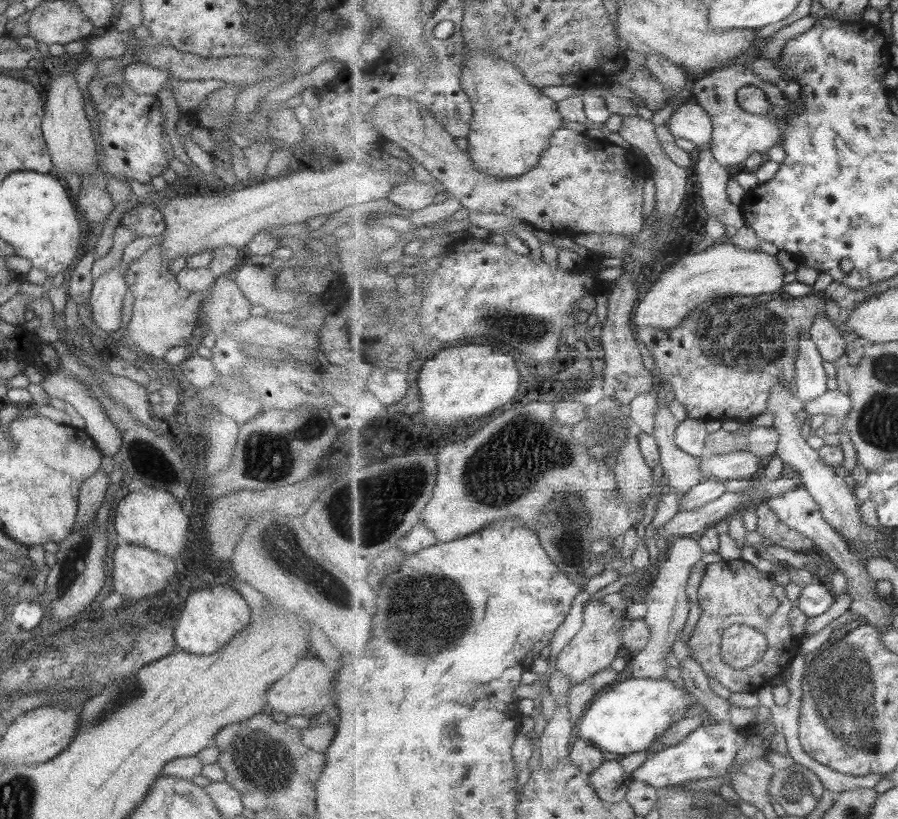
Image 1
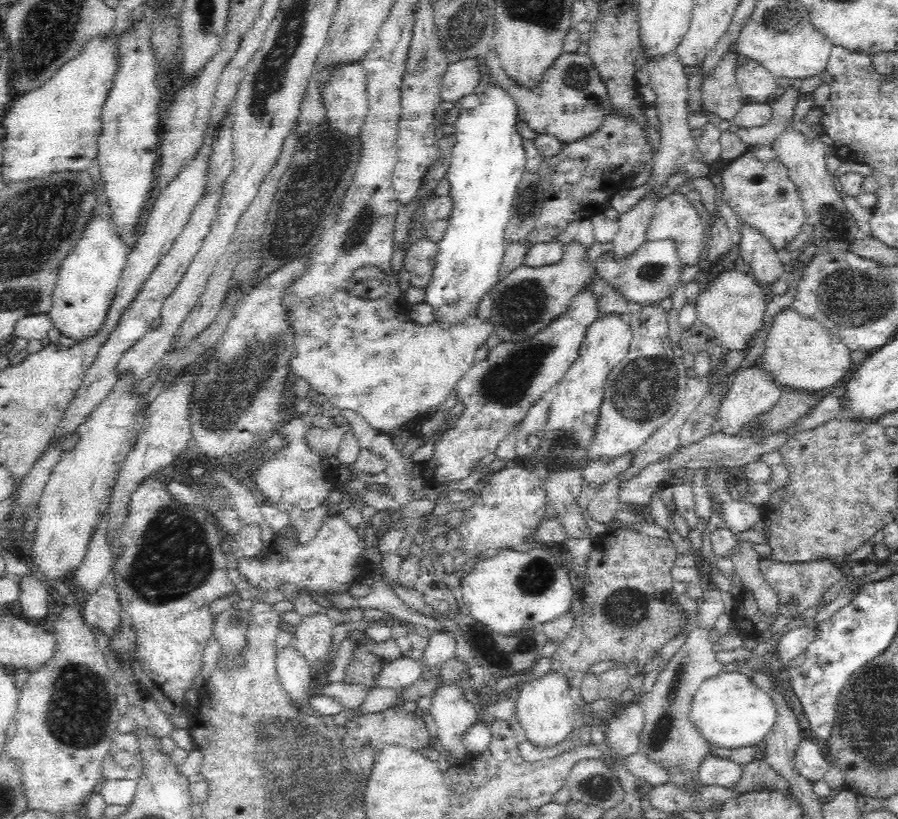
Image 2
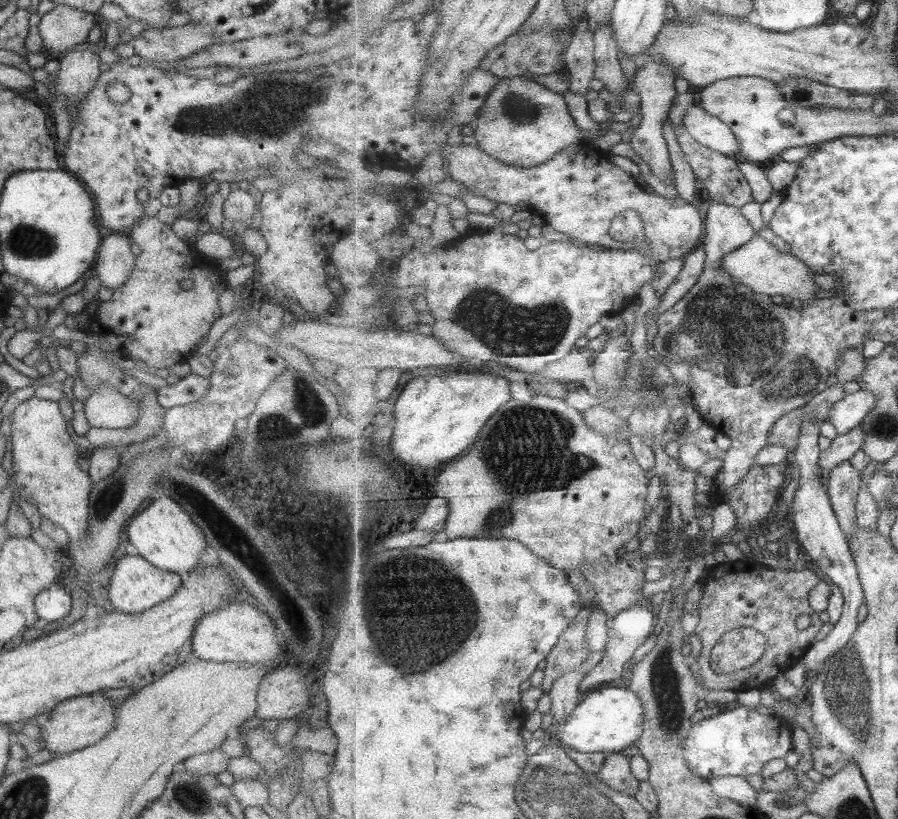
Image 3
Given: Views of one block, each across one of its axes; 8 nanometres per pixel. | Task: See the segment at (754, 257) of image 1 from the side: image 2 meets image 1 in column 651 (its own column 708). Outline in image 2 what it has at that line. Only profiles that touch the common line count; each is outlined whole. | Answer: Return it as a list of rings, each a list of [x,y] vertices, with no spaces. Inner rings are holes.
[[[733,269],[720,274],[708,289],[701,292],[696,306],[697,320],[712,328],[722,349],[730,353],[750,351],[758,336],[770,336],[766,324],[767,302],[761,285],[757,285],[750,274]]]

